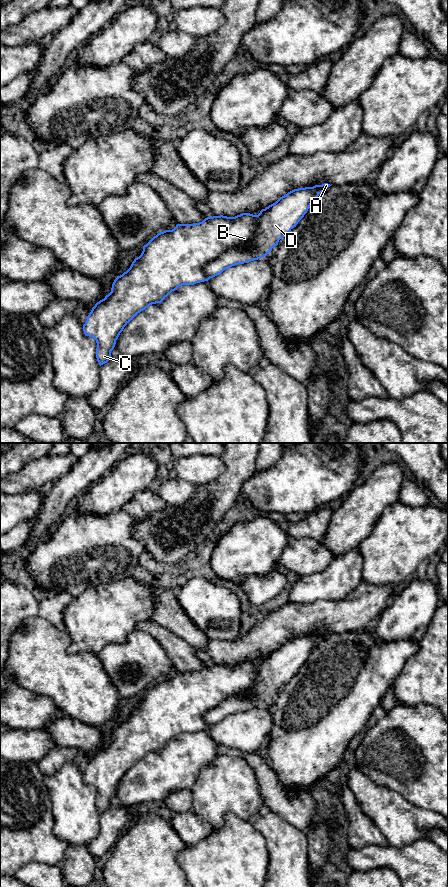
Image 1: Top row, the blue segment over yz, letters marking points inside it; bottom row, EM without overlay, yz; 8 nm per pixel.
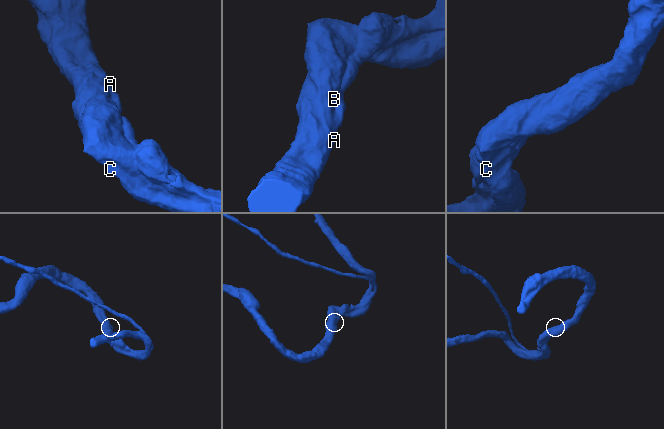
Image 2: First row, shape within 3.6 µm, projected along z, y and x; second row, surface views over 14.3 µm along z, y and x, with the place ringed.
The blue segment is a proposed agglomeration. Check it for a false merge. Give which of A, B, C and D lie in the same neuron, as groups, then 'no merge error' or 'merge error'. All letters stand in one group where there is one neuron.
groups A B C D; no merge error

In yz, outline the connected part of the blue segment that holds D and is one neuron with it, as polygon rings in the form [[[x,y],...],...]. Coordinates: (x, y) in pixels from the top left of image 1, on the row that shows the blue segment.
[[[324,183],[294,189],[262,209],[258,215],[242,213],[235,217],[207,217],[199,223],[177,224],[174,229],[154,236],[143,246],[141,255],[134,259],[130,268],[117,276],[111,292],[95,304],[83,325],[84,334],[96,340],[99,365],[111,359],[111,351],[120,333],[138,313],[152,304],[161,303],[179,286],[208,281],[232,266],[266,256],[296,227],[311,204],[330,186]]]

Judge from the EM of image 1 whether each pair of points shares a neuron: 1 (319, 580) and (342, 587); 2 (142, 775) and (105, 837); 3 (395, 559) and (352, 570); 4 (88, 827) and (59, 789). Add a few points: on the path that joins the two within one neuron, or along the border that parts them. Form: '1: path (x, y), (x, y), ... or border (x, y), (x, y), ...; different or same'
1: path (325, 584), (336, 584); same
2: path (133, 790), (118, 805), (118, 816), (112, 822); same
3: border (356, 547), (362, 559), (363, 579); different
4: path (79, 818), (75, 814), (74, 804), (68, 798); same

